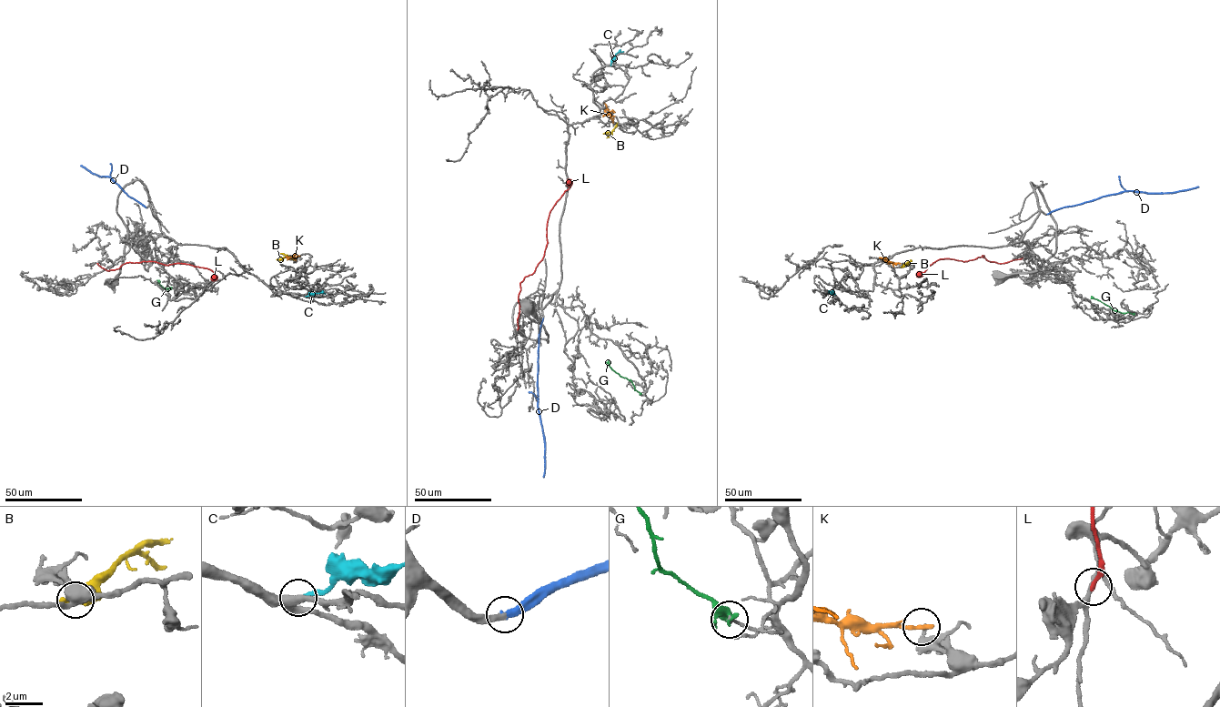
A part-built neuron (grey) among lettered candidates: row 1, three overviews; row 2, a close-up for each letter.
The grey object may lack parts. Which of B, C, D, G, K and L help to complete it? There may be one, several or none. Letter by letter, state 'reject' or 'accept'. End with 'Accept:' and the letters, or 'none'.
B: reject
C: reject
D: accept
G: reject
K: reject
L: reject
Accept: D

